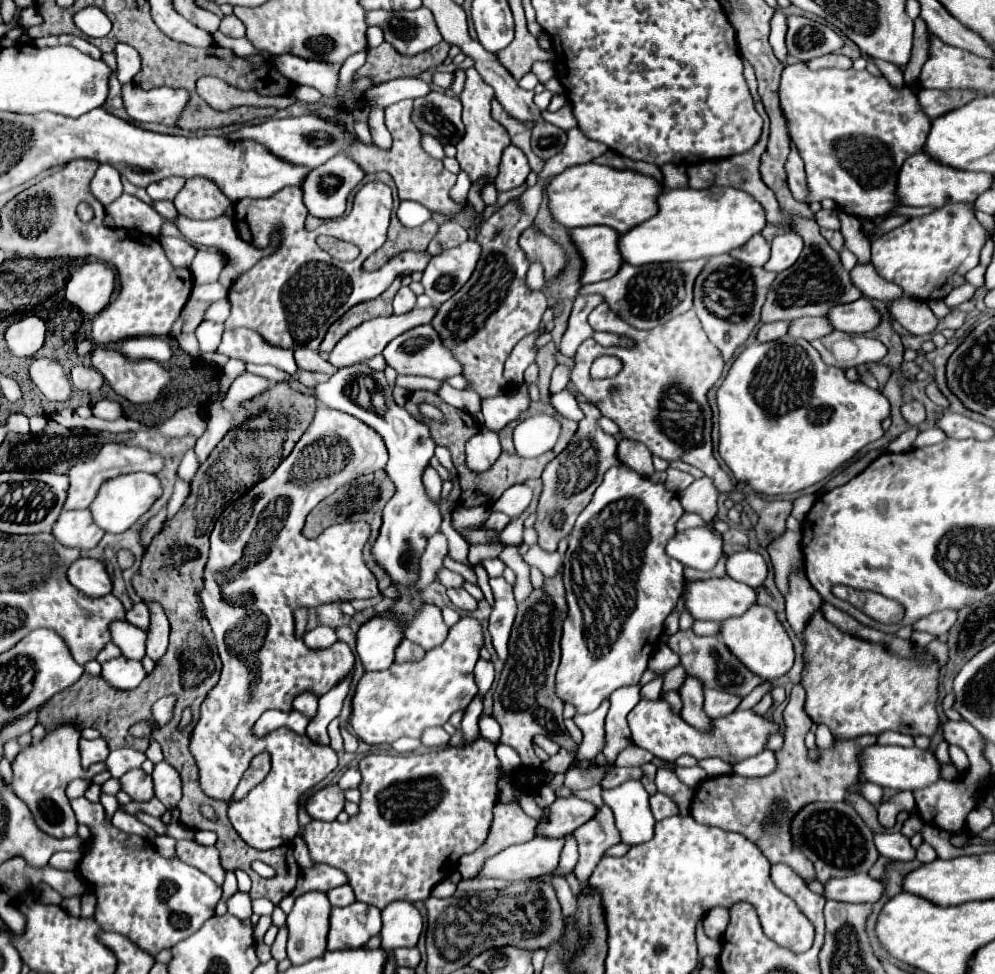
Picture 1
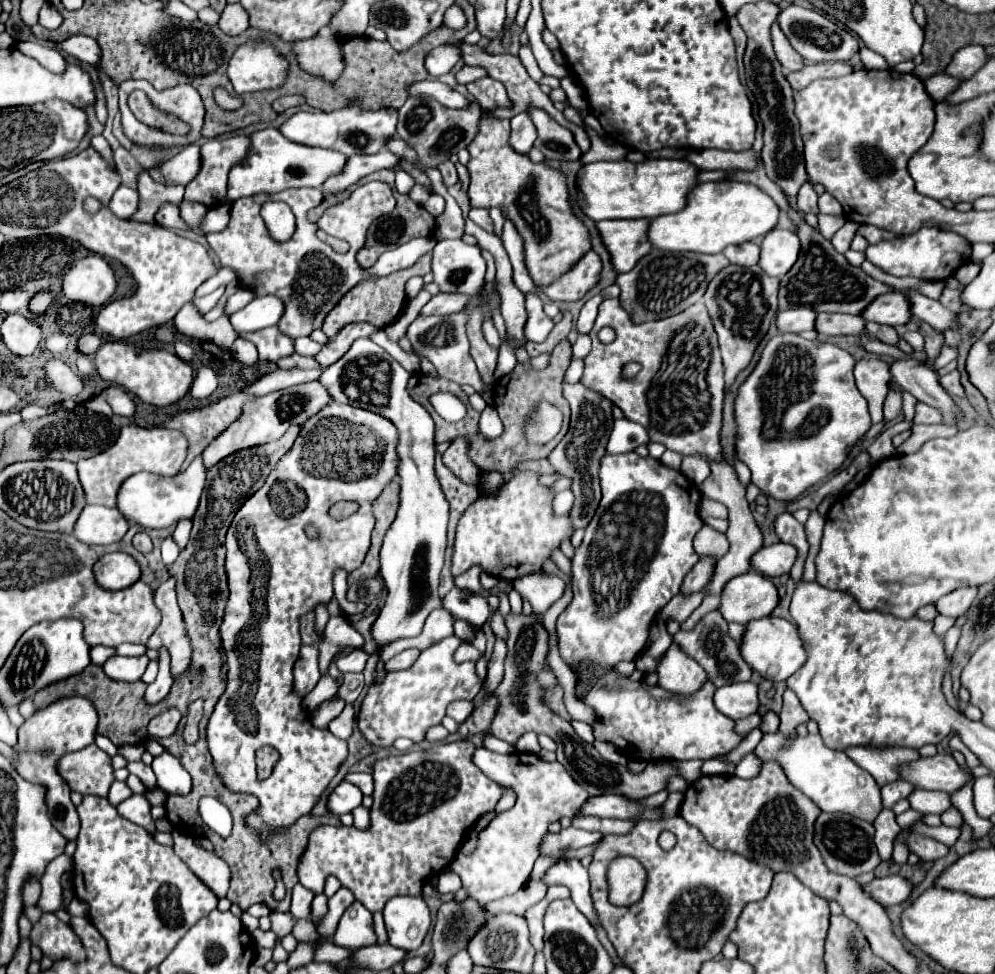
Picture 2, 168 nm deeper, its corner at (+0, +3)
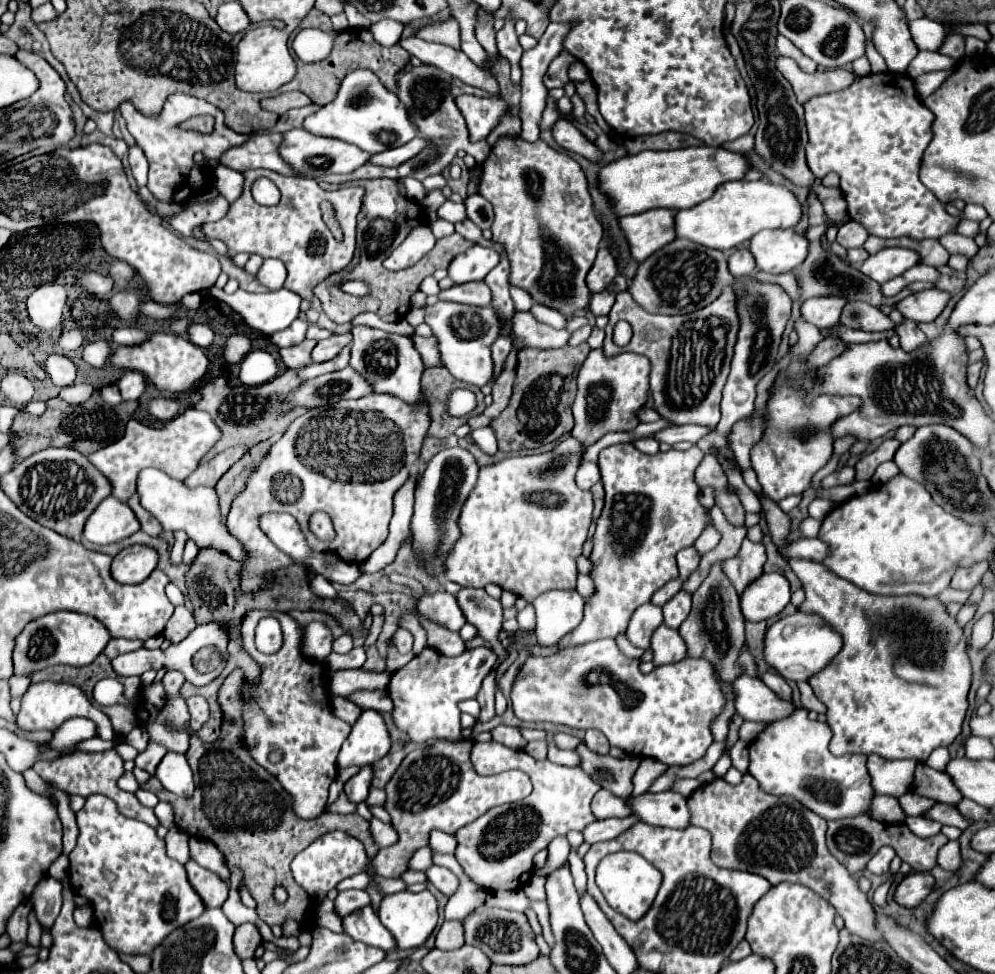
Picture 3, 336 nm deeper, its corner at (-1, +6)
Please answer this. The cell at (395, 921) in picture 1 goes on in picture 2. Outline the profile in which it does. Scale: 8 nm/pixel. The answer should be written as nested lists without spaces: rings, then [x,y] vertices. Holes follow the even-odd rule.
[[[392,897],[384,907],[388,943],[404,951],[422,945],[430,929],[430,909],[422,897]]]

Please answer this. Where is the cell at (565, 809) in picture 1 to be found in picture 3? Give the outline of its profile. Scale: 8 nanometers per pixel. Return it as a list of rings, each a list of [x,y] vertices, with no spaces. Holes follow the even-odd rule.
[[[657,792],[625,798],[625,804],[631,808],[631,814],[639,820],[665,828],[687,828],[689,810],[687,798],[677,792]]]

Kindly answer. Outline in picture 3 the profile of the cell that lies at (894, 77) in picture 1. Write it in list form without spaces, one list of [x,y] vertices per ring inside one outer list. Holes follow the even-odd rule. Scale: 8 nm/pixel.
[[[919,52],[915,56],[915,60],[907,66],[907,74],[909,76],[919,76],[923,72],[931,72],[931,70],[945,70],[949,66],[953,66],[955,60],[949,56],[943,56],[939,52]]]

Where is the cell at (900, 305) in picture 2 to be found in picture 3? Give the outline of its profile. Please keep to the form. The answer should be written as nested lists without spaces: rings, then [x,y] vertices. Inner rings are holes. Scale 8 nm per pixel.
[[[931,288],[931,290],[921,290],[921,292],[915,292],[915,294],[909,294],[901,302],[897,302],[895,308],[907,320],[933,322],[941,314],[941,310],[945,308],[947,300],[949,300],[947,292]]]

